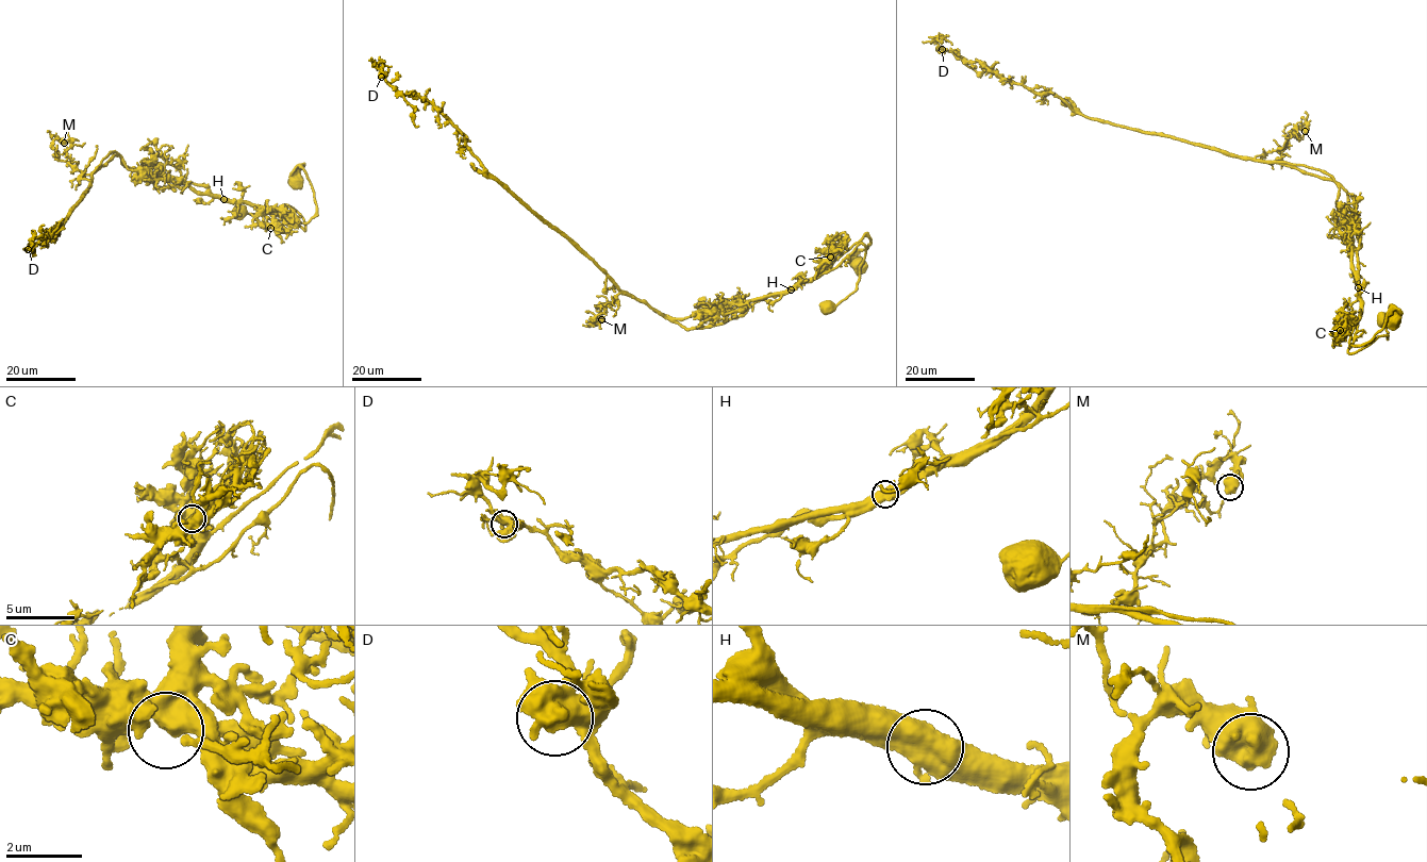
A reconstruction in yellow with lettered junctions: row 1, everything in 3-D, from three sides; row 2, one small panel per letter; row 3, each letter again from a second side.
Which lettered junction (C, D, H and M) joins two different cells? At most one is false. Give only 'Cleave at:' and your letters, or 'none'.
Cleave at: H

